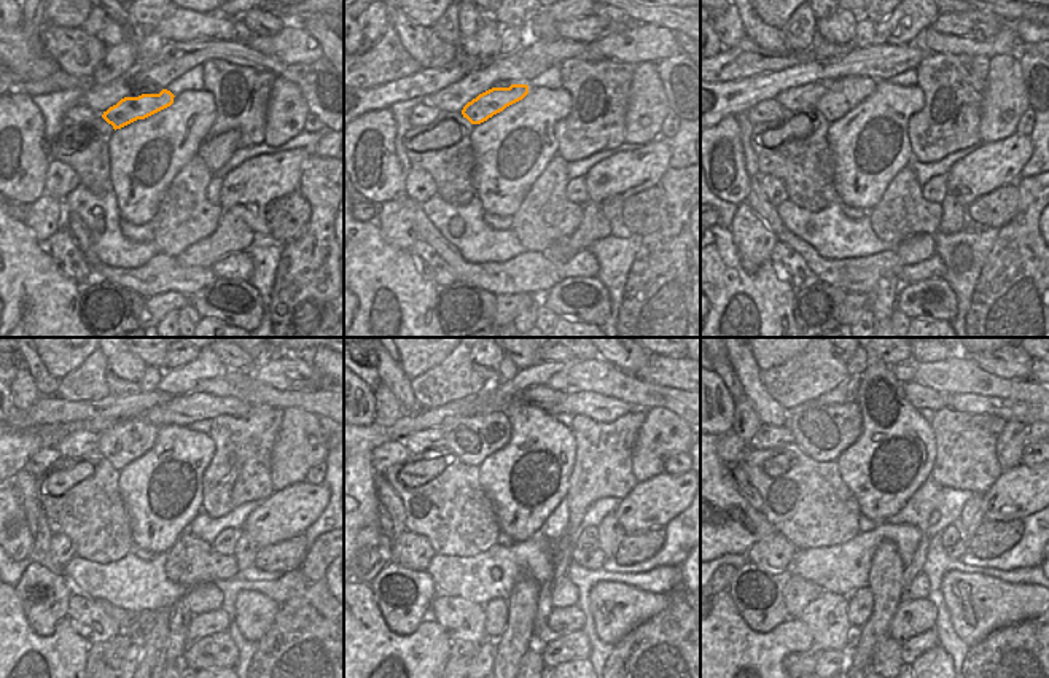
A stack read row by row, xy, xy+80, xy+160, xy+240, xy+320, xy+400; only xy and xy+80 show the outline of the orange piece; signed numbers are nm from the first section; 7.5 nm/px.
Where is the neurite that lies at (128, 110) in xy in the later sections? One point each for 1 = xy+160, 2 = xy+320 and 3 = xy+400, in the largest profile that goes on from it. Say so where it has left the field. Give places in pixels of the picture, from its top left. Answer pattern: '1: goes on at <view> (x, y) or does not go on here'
1: goes on at xy+160 (844, 94)
2: goes on at xy+320 (471, 440)
3: goes on at xy+400 (823, 432)

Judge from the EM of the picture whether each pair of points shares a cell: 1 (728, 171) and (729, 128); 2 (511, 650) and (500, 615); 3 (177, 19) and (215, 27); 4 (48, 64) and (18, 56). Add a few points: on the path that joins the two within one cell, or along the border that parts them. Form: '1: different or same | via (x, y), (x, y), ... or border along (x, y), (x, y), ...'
1: same | via (728, 159), (728, 139)
2: different | border along (508, 600), (508, 623), (494, 642)
3: same | via (187, 26), (206, 27)
4: same | via (40, 64), (26, 64)

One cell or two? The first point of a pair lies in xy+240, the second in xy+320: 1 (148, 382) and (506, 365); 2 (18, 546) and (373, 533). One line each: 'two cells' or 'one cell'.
1: one cell
2: two cells

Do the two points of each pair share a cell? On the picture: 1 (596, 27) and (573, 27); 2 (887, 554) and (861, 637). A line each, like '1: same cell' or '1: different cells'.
1: same cell
2: same cell

